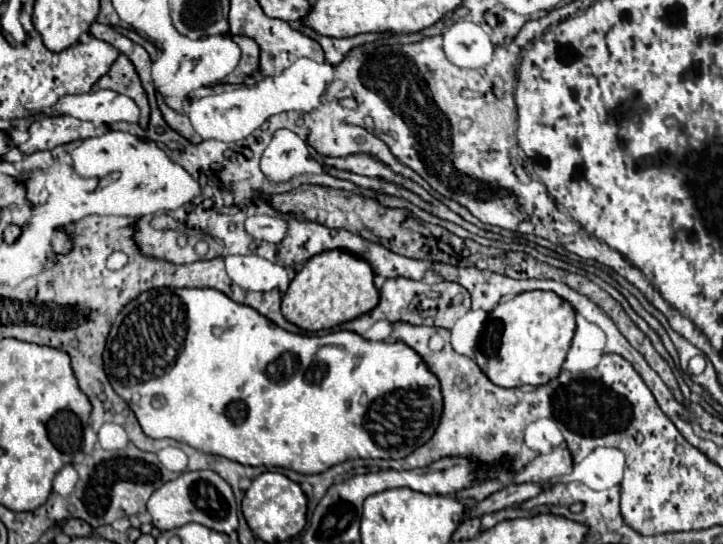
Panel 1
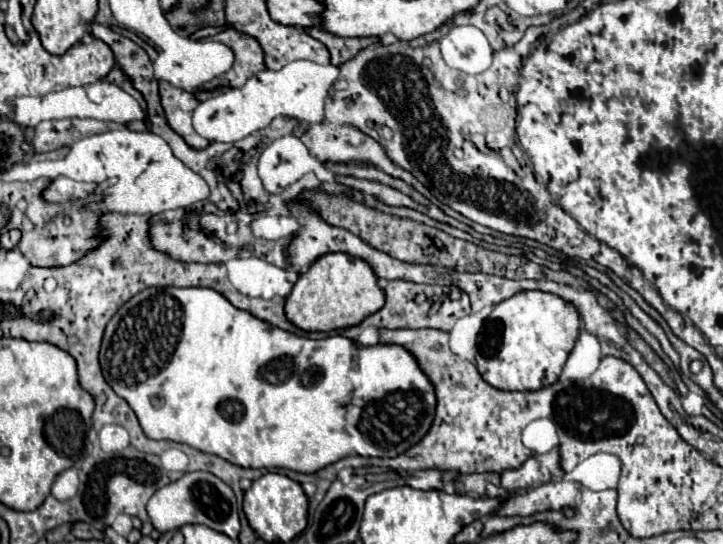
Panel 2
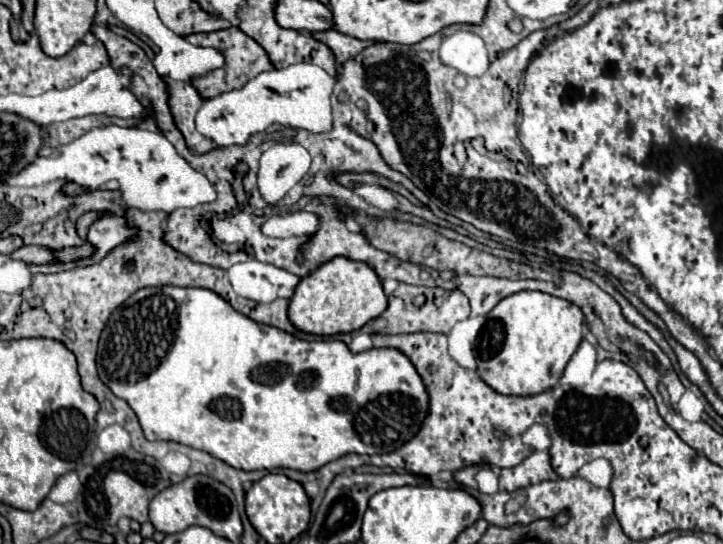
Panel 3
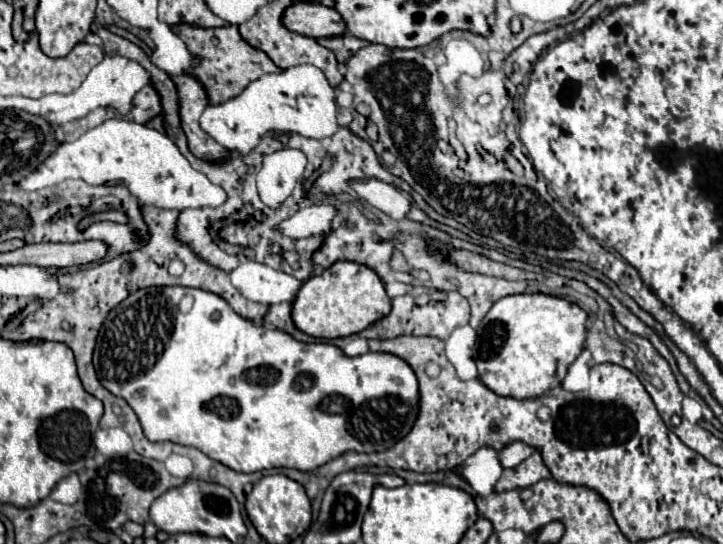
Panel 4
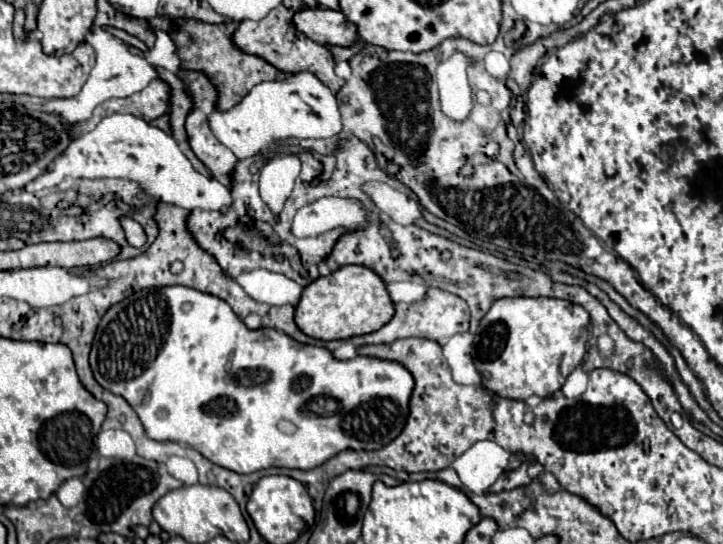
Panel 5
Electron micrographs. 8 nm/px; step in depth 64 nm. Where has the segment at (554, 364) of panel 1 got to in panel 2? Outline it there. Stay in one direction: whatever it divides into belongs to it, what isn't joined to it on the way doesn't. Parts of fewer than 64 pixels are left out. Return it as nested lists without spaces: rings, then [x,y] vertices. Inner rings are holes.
[[[518,292],[502,300],[484,322],[478,336],[476,366],[482,378],[498,390],[540,390],[558,380],[576,336],[580,336],[580,314],[572,304],[548,292]]]

